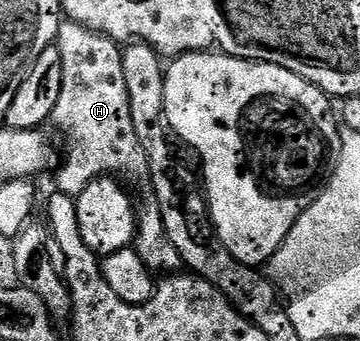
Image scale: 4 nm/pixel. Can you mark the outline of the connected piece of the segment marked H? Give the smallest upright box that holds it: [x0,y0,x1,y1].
[51,20,147,196]

